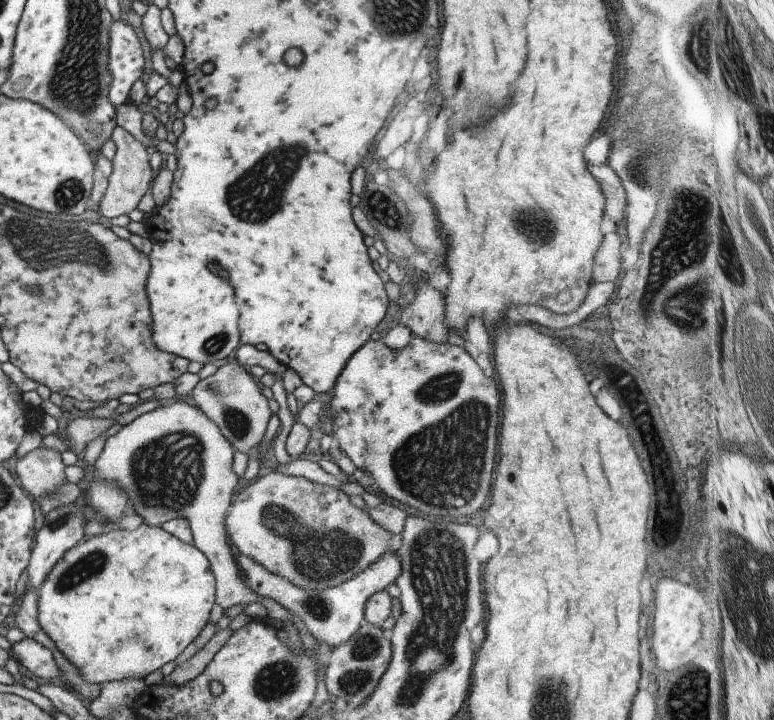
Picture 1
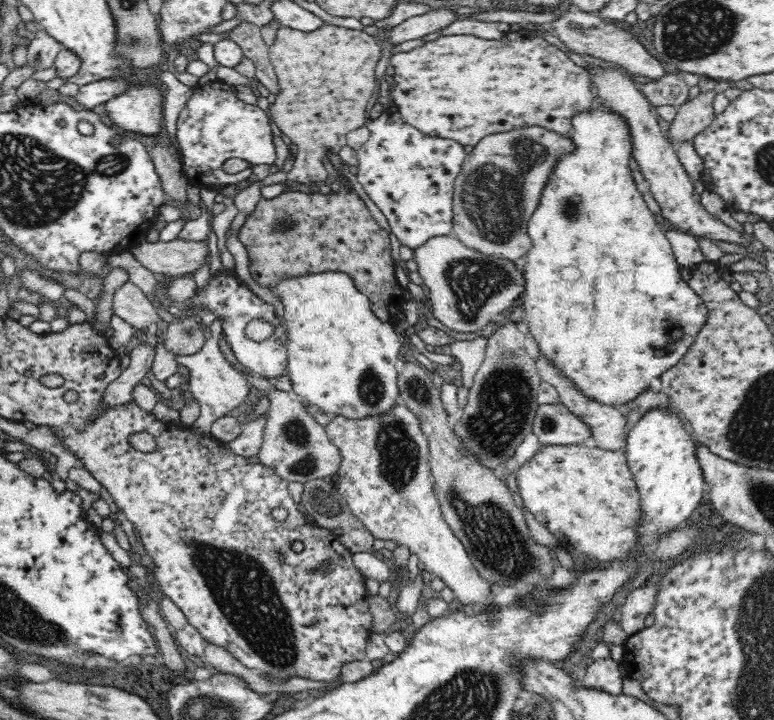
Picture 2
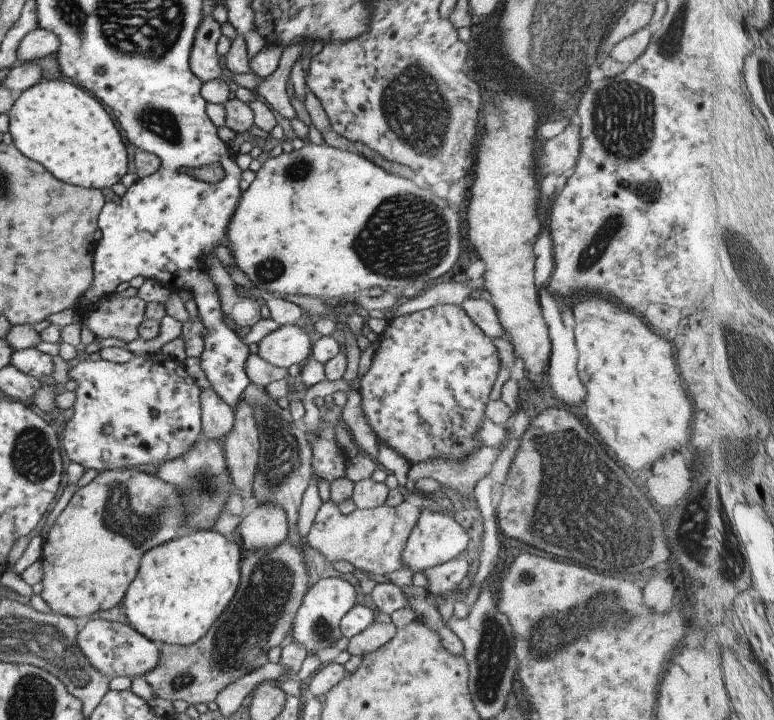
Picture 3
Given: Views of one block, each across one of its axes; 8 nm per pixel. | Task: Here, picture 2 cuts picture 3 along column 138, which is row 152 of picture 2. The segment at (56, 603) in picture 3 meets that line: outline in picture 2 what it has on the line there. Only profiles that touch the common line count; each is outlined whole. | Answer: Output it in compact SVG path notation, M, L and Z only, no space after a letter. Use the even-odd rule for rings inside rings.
M527 126L491 134L482 138L467 154L460 174L456 177L453 188L453 232L468 248L479 250L490 256L499 256L508 260L516 260L524 256L532 246L527 233L527 223L532 217L544 184L556 164L558 156L572 150L572 139L540 126Z

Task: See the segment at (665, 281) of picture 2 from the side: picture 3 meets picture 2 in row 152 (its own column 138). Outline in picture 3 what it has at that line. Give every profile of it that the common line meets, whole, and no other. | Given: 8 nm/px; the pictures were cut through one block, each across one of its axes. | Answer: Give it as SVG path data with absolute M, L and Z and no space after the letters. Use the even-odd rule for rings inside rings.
M191 530L188 531L182 537L175 537L174 539L168 540L167 542L161 543L160 545L151 547L148 551L145 551L139 559L137 572L133 577L133 580L129 583L126 593L122 598L121 609L123 616L126 617L128 625L136 630L141 636L148 638L150 641L157 640L157 642L163 642L170 645L188 645L193 644L196 640L199 640L204 632L215 622L217 616L224 611L224 608L229 604L233 594L235 594L237 585L239 584L240 577L240 559L242 558L242 550L239 546L236 537L223 536L215 531L211 530Z

